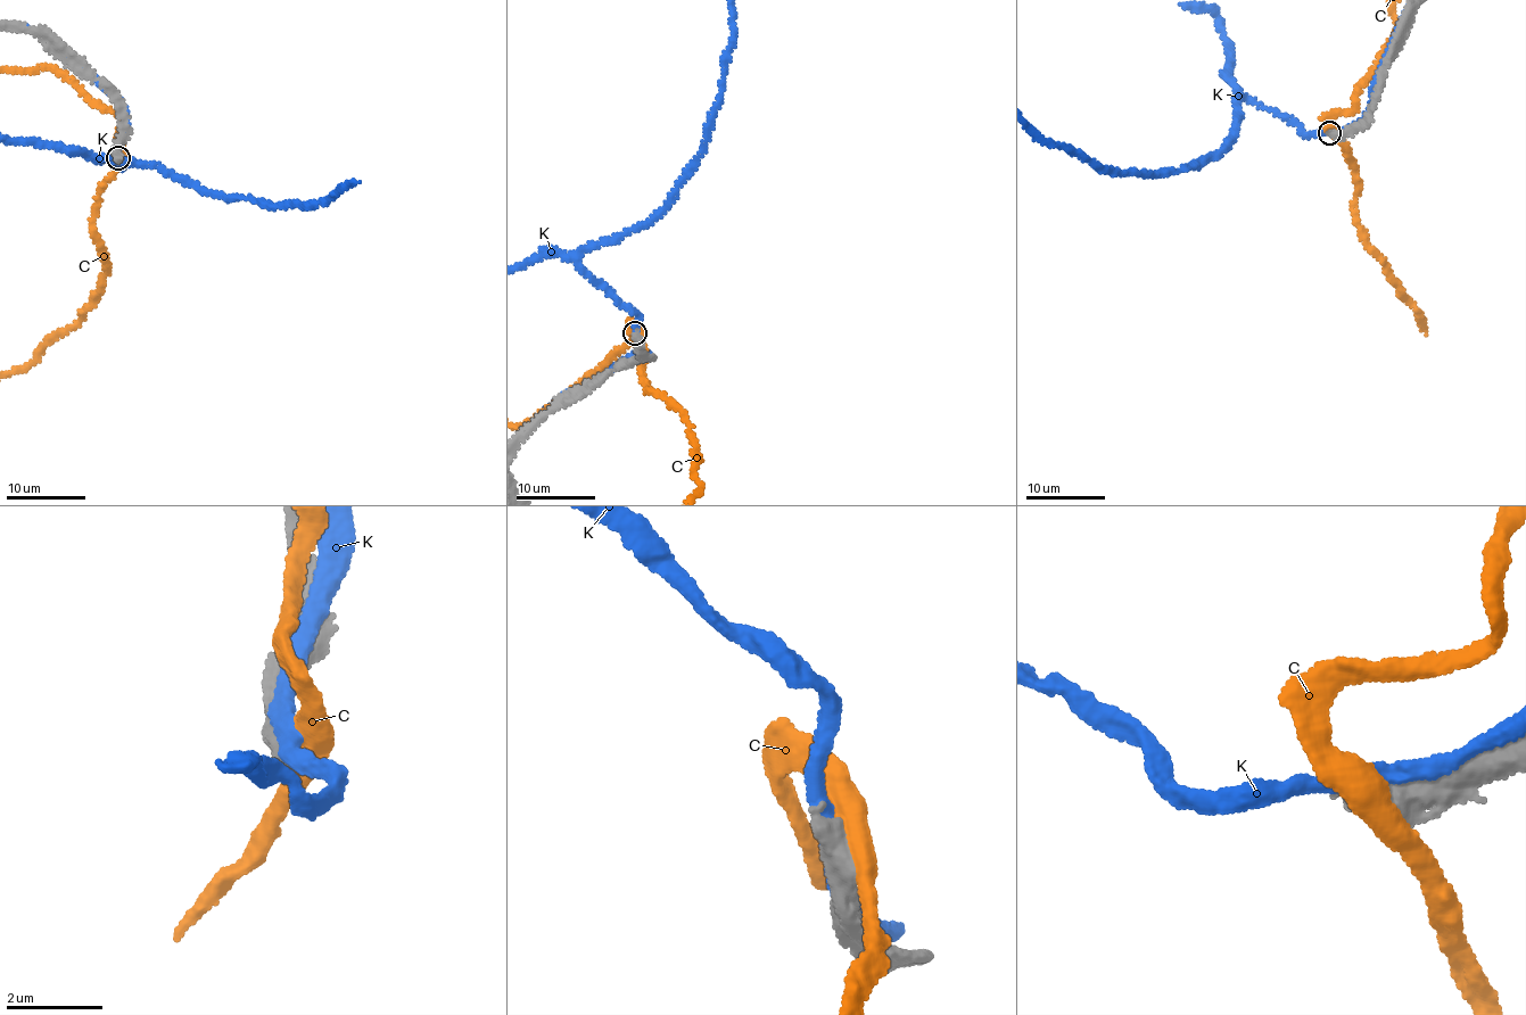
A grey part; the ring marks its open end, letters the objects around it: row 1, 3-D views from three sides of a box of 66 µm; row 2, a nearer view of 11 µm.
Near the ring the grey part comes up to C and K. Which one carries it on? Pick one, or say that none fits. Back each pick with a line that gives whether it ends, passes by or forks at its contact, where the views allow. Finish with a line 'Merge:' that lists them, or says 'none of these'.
Merge: none of these

